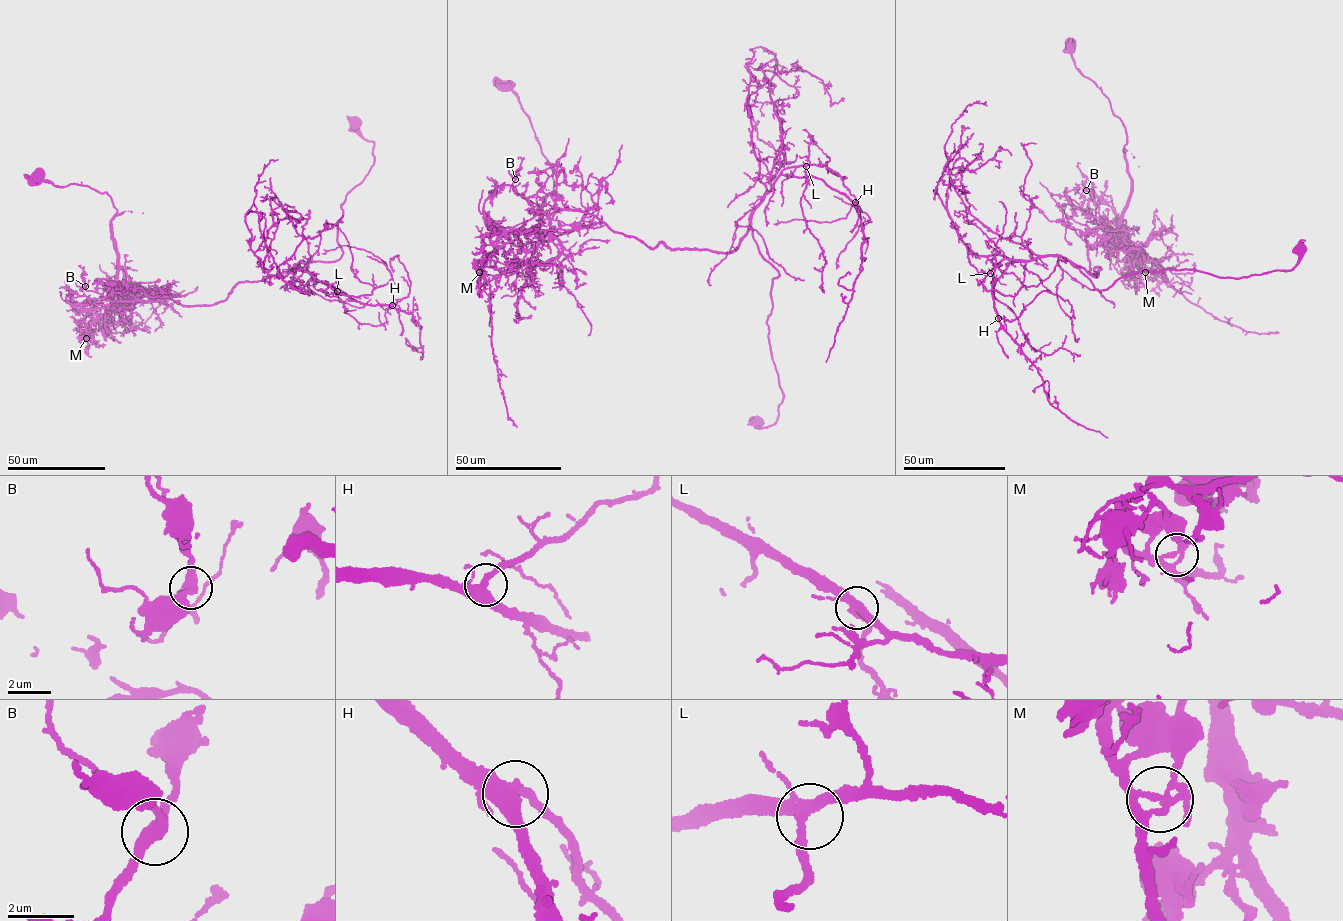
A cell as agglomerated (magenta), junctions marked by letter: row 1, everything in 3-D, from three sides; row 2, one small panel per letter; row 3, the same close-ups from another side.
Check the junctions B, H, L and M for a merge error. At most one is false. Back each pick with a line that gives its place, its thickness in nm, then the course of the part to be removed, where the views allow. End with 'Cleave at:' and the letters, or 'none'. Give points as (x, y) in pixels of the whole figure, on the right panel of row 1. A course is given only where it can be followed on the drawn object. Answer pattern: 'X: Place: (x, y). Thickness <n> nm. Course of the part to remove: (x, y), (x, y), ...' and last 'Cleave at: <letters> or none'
M: Place: (1145, 272). Thickness 190 nm. Course of the part to remove: (1144, 273), (1112, 235), (1130, 193), (1126, 130), (1100, 88), (1076, 68), (1071, 38)
Cleave at: M

